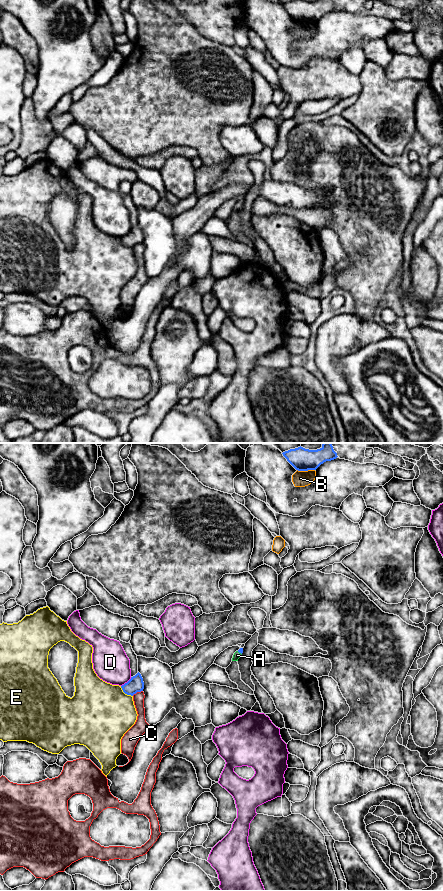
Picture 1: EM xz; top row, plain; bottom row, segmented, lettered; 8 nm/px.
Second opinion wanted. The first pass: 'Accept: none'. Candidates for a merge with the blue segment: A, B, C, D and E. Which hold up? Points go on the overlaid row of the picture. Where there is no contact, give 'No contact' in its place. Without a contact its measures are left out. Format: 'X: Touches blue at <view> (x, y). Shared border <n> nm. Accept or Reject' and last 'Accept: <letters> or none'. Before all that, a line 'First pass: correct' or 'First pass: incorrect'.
First pass: incorrect
A: Touches blue at xz (239, 652). Shared border 50 nm. Accept
B: Touches blue at xz (306, 470). Shared border 140 nm. Reject
C: Touches blue at xz (137, 691). Shared border 100 nm. Reject
D: Touches blue at xz (127, 682). Shared border 120 nm. Reject
E: Touches blue at xz (125, 693). Shared border 130 nm. Reject
Accept: A

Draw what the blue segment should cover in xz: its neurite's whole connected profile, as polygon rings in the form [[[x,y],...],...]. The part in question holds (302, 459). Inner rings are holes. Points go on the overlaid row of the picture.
[[[323,443],[322,447],[317,450],[309,450],[300,446],[282,454],[298,471],[316,470],[324,462],[338,457],[331,443]]]

